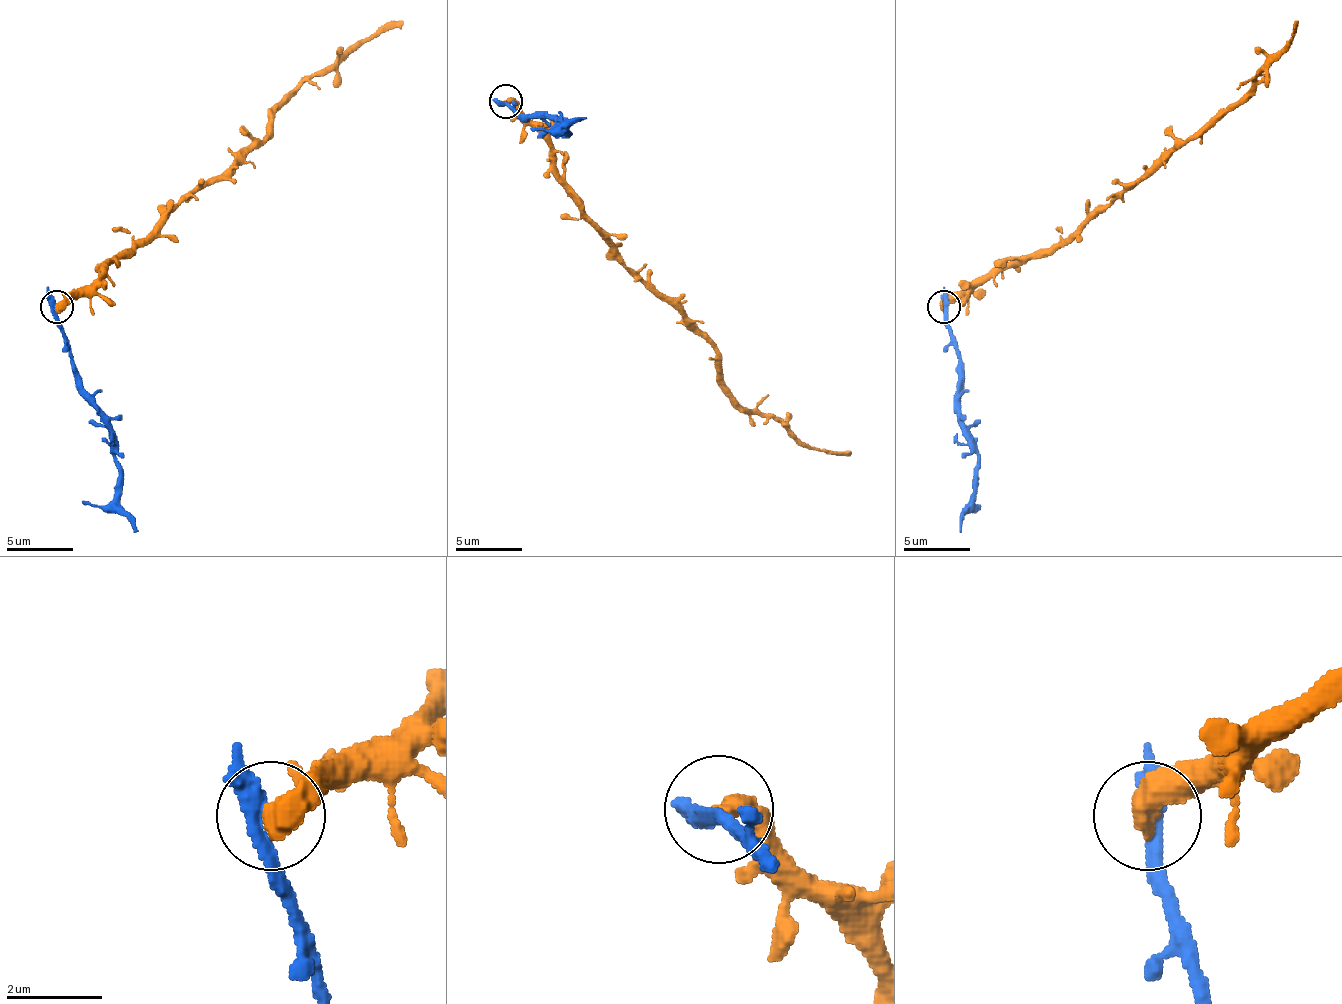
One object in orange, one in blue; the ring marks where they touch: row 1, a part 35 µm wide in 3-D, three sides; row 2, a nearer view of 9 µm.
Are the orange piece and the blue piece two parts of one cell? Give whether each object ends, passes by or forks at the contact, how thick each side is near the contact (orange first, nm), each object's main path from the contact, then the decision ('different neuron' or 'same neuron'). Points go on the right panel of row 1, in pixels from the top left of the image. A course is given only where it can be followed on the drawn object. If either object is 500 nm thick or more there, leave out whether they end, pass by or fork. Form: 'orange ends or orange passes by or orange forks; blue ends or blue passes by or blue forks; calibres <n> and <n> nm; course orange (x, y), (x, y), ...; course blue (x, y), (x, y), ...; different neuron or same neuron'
calibres 500 and 360 nm; course orange (943, 306), (966, 296), (986, 276), (1023, 266), (1062, 246), (1192, 136), (1222, 119), (1289, 46), (1299, 20); course blue (946, 306), (946, 326), (959, 352), (959, 419), (976, 455), (973, 505), (959, 532); different neuron

